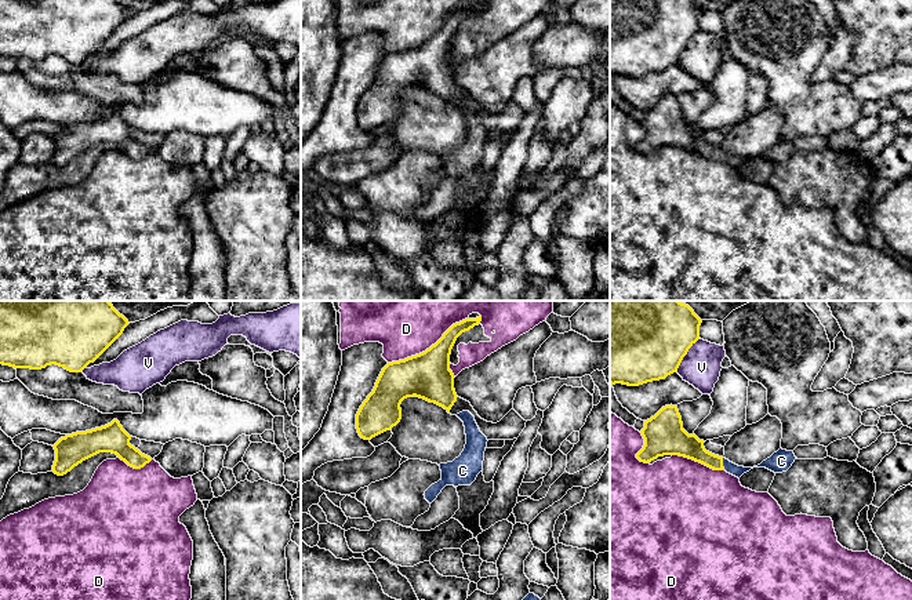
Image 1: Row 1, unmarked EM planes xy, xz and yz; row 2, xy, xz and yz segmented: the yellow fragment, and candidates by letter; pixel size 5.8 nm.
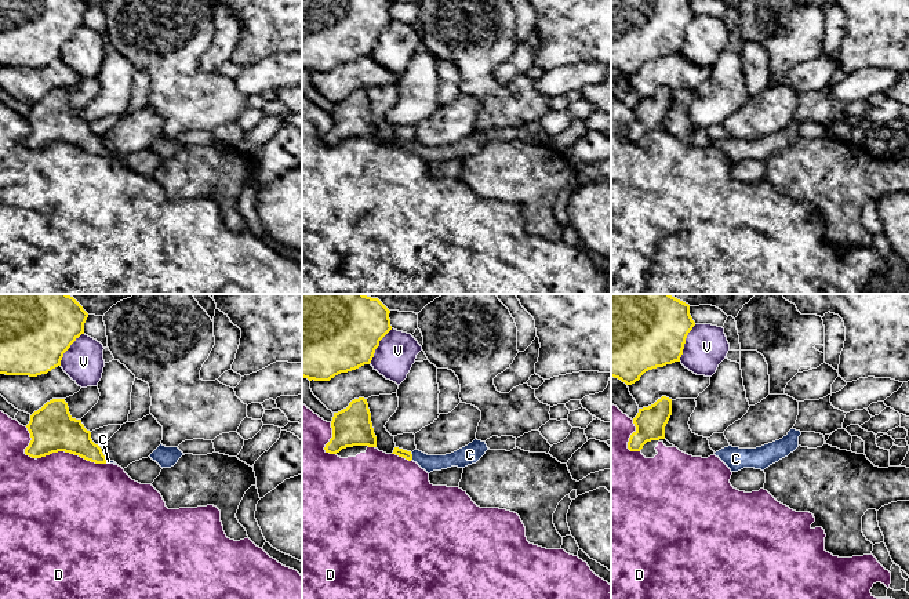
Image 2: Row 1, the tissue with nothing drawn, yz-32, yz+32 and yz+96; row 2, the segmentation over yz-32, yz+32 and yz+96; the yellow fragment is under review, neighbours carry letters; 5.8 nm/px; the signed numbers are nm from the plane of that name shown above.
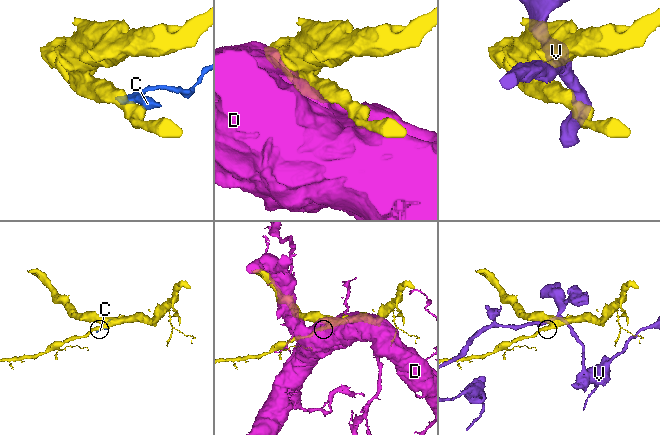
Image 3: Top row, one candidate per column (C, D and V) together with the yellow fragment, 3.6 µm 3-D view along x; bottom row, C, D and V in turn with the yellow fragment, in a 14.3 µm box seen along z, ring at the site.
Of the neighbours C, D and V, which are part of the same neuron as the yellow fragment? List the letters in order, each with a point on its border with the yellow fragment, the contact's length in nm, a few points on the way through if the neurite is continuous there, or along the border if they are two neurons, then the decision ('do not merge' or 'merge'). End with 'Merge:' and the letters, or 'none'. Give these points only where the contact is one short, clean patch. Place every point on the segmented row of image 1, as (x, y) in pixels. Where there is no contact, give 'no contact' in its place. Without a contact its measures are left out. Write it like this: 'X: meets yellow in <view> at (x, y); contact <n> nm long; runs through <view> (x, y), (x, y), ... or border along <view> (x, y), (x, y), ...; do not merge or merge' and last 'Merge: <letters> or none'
C: meets yellow in yz at (722, 464); contact 70 nm long; runs through yz (689, 446), (698, 454), (722, 464), (729, 466); merge
D: meets yellow in xz at (427, 349); contact 550 nm long; do not merge
V: meets yellow in yz at (686, 353); contact 240 nm long; do not merge
Merge: C

